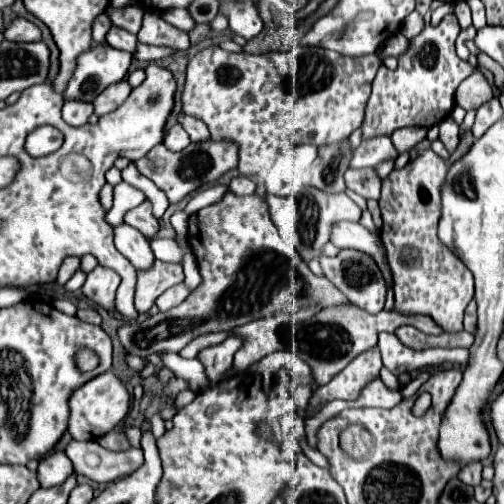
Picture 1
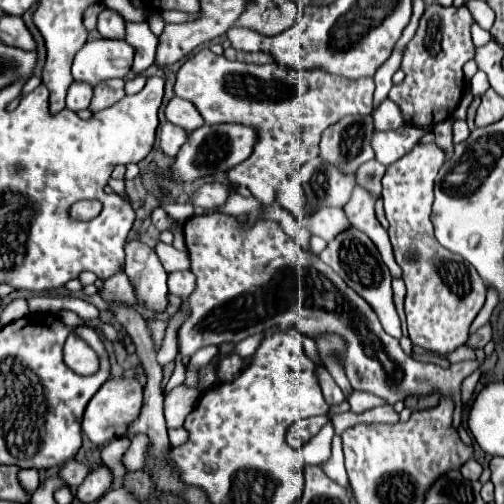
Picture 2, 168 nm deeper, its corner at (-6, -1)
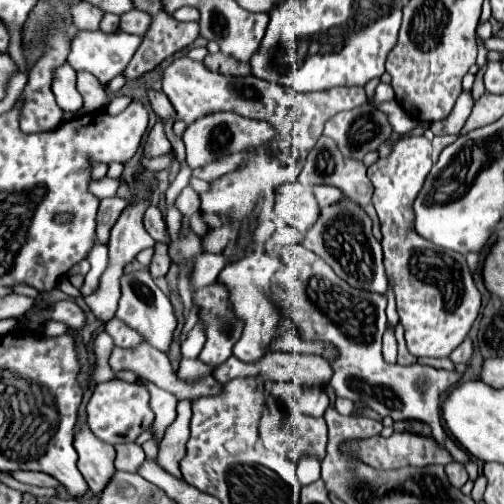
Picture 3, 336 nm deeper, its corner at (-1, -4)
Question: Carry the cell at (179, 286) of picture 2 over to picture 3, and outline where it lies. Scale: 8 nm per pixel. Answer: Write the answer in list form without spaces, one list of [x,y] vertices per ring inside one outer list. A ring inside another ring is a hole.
[[[156,244],[154,250],[156,250],[156,254],[154,254],[154,260],[150,264],[150,274],[154,280],[158,280],[158,278],[166,276],[168,268],[170,268],[170,256],[168,256],[166,244]]]

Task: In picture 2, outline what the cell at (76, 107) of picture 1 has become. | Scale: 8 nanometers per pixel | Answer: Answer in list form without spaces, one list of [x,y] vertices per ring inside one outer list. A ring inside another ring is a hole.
[[[73,81],[67,91],[67,109],[71,109],[71,111],[87,109],[91,103],[91,95],[93,95],[91,85],[87,85],[83,81]]]

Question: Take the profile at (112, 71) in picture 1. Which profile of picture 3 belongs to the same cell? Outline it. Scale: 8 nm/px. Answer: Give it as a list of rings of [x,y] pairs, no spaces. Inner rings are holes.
[[[100,30],[96,32],[78,32],[72,38],[72,52],[68,56],[70,66],[78,72],[78,70],[86,70],[90,74],[94,74],[104,86],[118,76],[130,62],[130,58],[134,56],[134,52],[138,50],[138,46],[142,44],[142,36],[134,36],[134,34],[126,34],[126,32],[118,32],[118,34],[104,34]]]

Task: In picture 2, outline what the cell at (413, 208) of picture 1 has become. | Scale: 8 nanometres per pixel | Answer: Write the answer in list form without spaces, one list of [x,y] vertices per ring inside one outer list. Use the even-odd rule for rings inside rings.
[[[437,143],[415,145],[405,157],[387,167],[381,197],[389,221],[393,255],[403,269],[403,281],[407,285],[405,313],[409,337],[413,345],[419,345],[425,351],[447,355],[467,341],[469,327],[485,303],[487,287],[471,263],[441,247],[433,235],[429,219],[433,183],[443,161],[445,153]]]

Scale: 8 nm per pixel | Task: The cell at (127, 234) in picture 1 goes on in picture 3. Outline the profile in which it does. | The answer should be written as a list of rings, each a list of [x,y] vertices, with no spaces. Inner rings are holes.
[[[150,270],[124,272],[120,278],[120,286],[122,286],[122,296],[116,310],[116,318],[122,318],[122,322],[126,322],[130,328],[138,330],[146,338],[148,344],[166,352],[172,340],[172,332],[176,328],[176,316],[174,316],[168,296],[152,280]]]

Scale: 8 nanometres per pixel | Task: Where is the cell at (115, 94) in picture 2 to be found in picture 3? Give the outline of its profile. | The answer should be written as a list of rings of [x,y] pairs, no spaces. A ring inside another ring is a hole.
[[[78,72],[78,92],[84,98],[86,112],[96,112],[100,108],[106,108],[108,98],[110,98],[106,86],[102,86],[98,82],[98,78],[94,78],[92,74],[86,74],[86,72]]]

